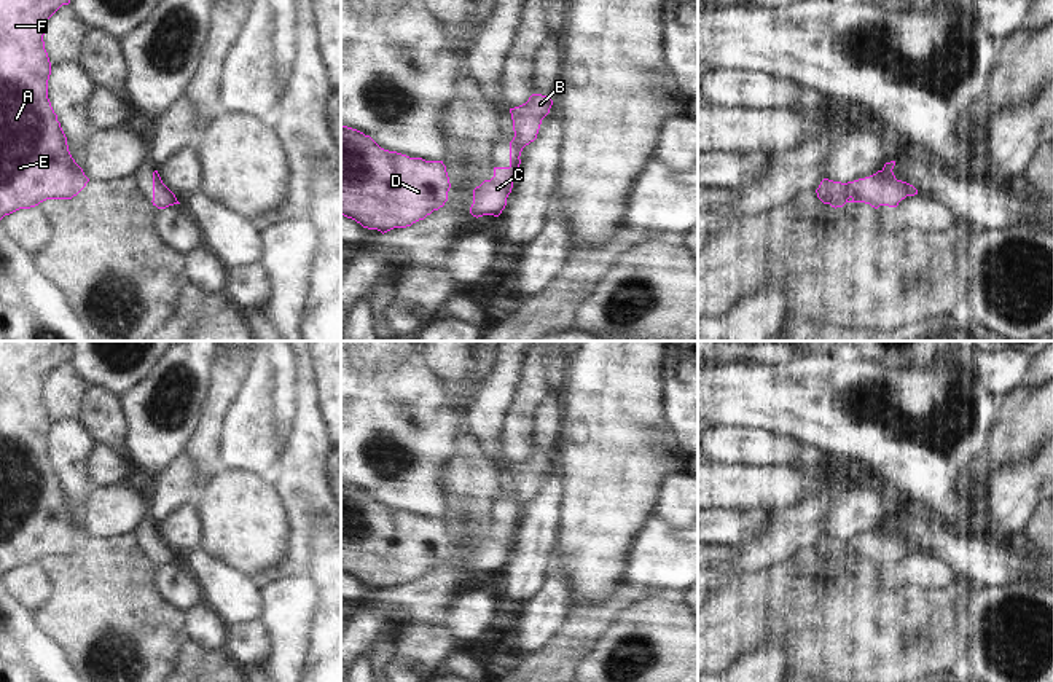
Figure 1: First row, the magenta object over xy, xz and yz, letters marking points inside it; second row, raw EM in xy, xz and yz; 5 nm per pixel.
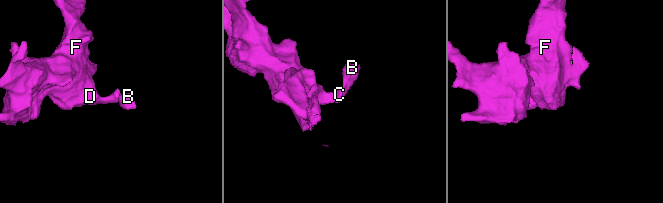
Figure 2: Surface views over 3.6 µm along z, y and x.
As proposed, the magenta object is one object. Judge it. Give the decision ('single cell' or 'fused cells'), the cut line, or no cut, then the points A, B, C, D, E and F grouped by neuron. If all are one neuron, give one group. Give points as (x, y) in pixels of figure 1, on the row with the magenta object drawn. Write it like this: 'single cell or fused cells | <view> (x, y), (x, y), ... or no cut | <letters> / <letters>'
single cell | no cut | A B C D E F

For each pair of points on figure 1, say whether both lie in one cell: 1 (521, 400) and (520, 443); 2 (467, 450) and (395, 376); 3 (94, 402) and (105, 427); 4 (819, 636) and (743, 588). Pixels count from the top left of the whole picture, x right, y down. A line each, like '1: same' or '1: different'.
1: same
2: different
3: same
4: same

